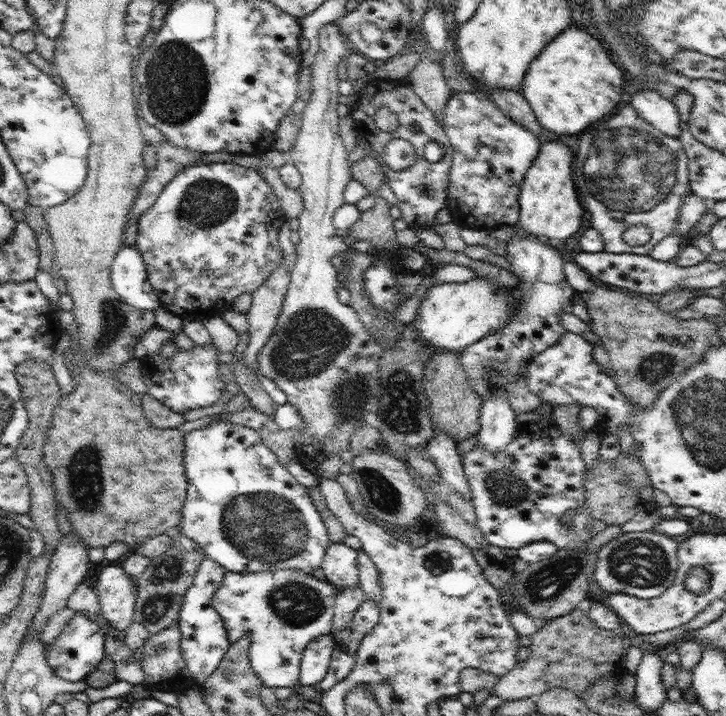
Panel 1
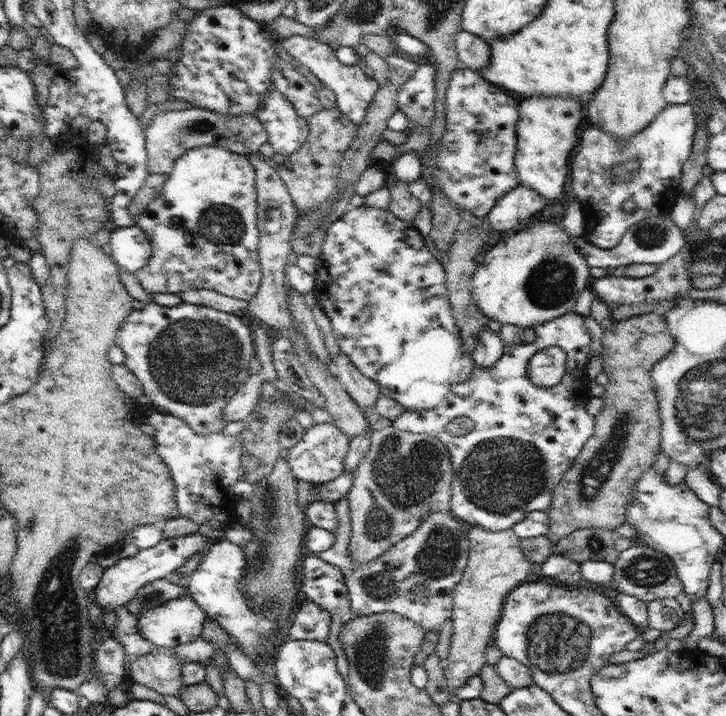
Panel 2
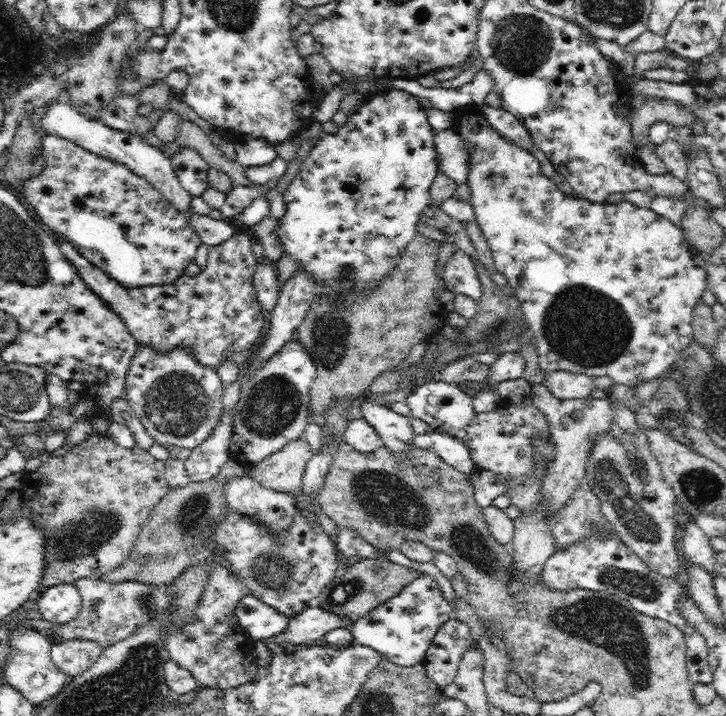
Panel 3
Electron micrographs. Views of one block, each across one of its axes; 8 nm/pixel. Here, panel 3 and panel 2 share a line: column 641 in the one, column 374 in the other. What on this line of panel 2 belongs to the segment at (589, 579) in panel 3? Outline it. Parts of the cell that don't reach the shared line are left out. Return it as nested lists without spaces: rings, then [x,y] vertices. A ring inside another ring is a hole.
[[[346,496],[333,502],[334,510],[338,520],[338,527],[334,532],[334,546],[324,552],[315,554],[322,560],[337,566],[344,575],[344,580],[348,588],[348,598],[354,616],[367,616],[378,612],[396,612],[402,614],[415,622],[422,624],[427,632],[434,629],[438,635],[448,619],[452,620],[454,591],[461,581],[464,569],[467,567],[470,541],[468,540],[467,527],[458,517],[448,511],[432,511],[418,525],[412,534],[405,539],[392,545],[386,553],[368,563],[360,563],[352,559],[348,552],[348,544],[351,536],[350,508]]]

